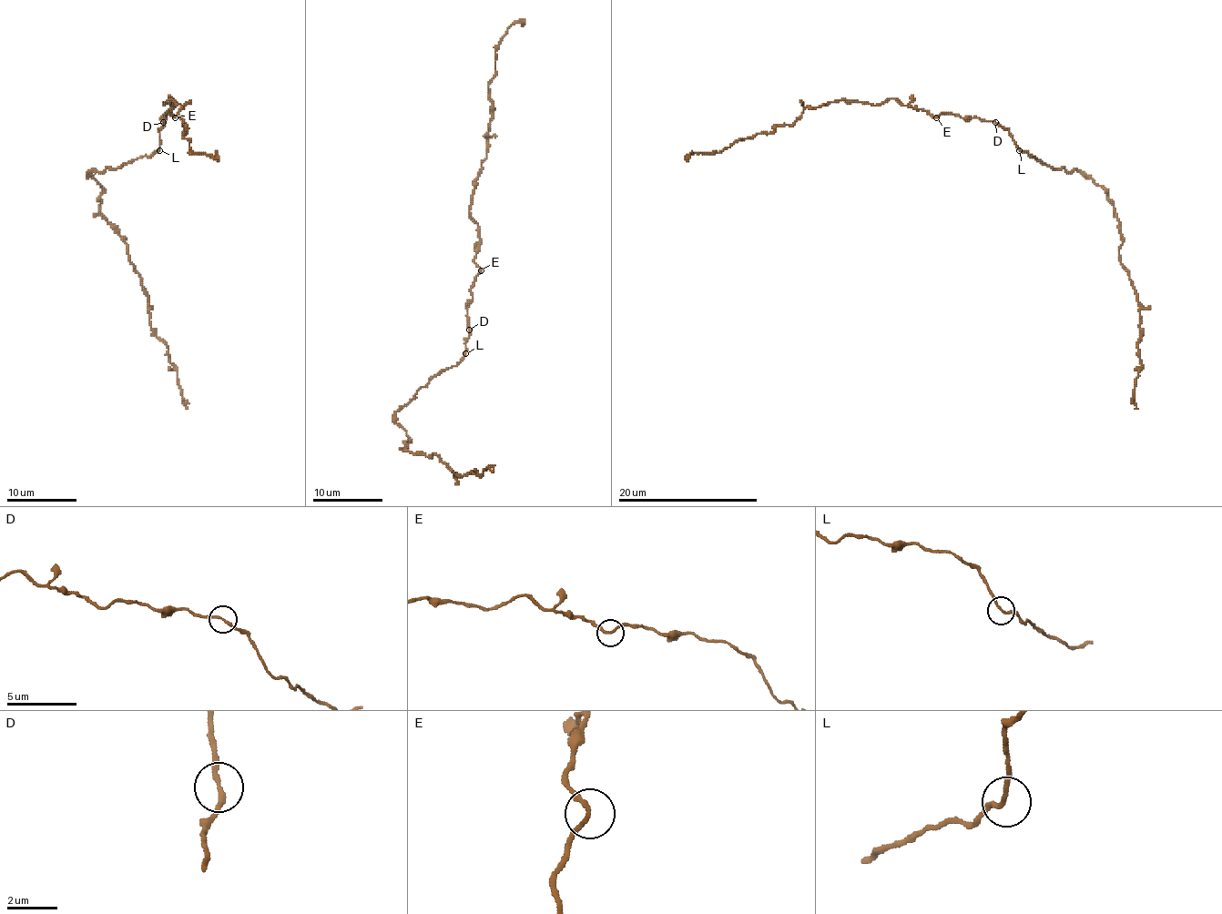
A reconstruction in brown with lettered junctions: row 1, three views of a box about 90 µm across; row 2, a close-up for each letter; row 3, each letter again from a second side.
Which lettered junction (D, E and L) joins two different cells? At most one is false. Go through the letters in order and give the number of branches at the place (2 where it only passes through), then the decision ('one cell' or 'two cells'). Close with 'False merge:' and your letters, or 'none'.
D: 2 | one cell
E: 2 | one cell
L: 2 | one cell
False merge: none

